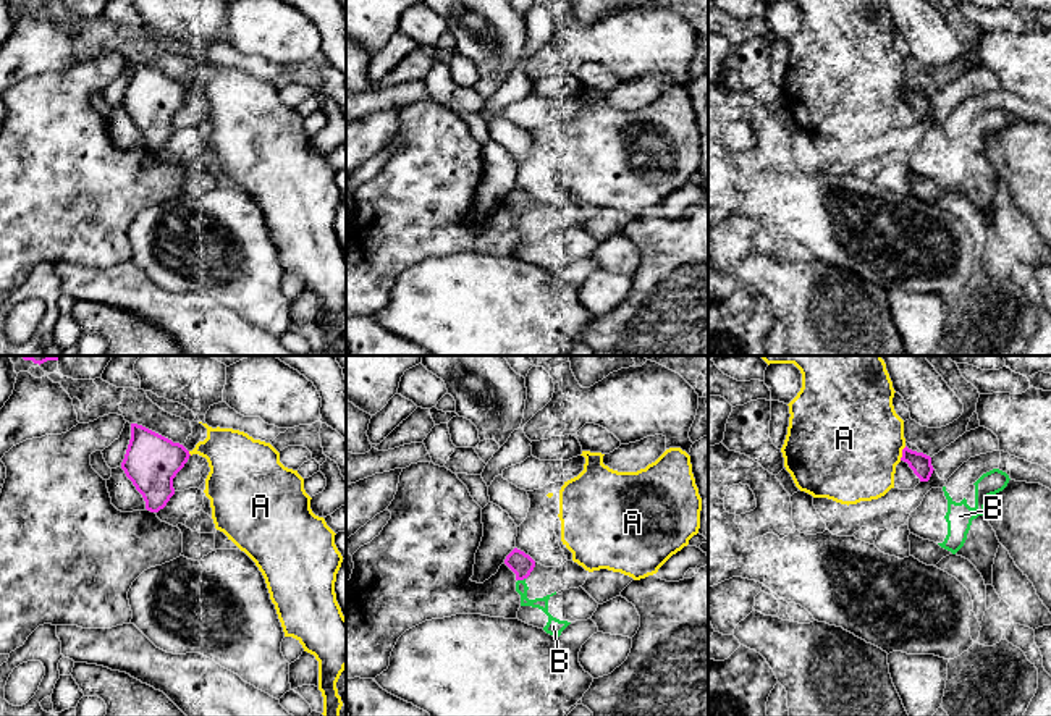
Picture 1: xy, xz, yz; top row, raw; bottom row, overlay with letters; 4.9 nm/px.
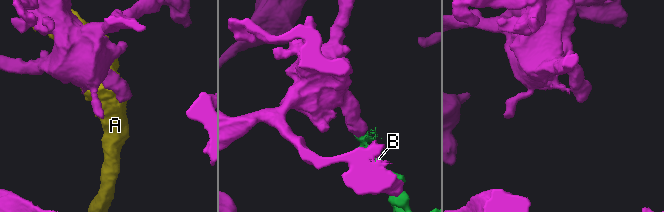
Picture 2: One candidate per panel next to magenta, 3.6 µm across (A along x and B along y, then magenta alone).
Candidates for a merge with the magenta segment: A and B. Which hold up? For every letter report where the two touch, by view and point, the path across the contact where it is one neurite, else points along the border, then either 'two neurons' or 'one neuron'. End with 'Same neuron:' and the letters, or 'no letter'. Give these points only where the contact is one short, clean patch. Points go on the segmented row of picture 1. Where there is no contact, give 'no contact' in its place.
A: yz (903, 453) | two neurons
B: xz (521, 579) | two neurons
Same neuron: no letter

